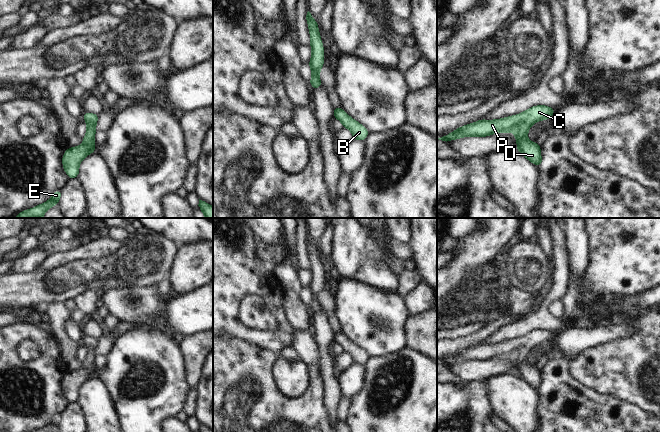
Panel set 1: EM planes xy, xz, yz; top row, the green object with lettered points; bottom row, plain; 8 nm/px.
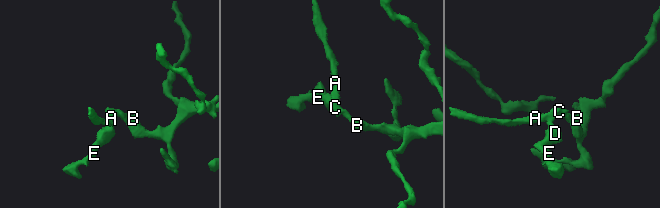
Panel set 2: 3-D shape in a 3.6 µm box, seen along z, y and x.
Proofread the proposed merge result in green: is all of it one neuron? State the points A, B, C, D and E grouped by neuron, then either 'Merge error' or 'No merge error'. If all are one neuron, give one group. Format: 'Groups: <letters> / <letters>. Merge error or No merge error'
Groups: A B C D E. No merge error.

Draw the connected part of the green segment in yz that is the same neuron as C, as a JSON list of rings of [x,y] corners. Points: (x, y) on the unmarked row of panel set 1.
[[[536,329],[517,339],[501,343],[480,343],[474,347],[455,353],[441,362],[442,365],[453,365],[463,361],[487,361],[496,357],[511,357],[513,354],[517,365],[517,374],[535,390],[539,391],[543,384],[540,367],[534,367],[527,362],[530,351],[538,346],[551,343],[555,333],[546,329]]]

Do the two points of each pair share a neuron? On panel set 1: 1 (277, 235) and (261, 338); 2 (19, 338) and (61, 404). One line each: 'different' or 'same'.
1: different
2: same

